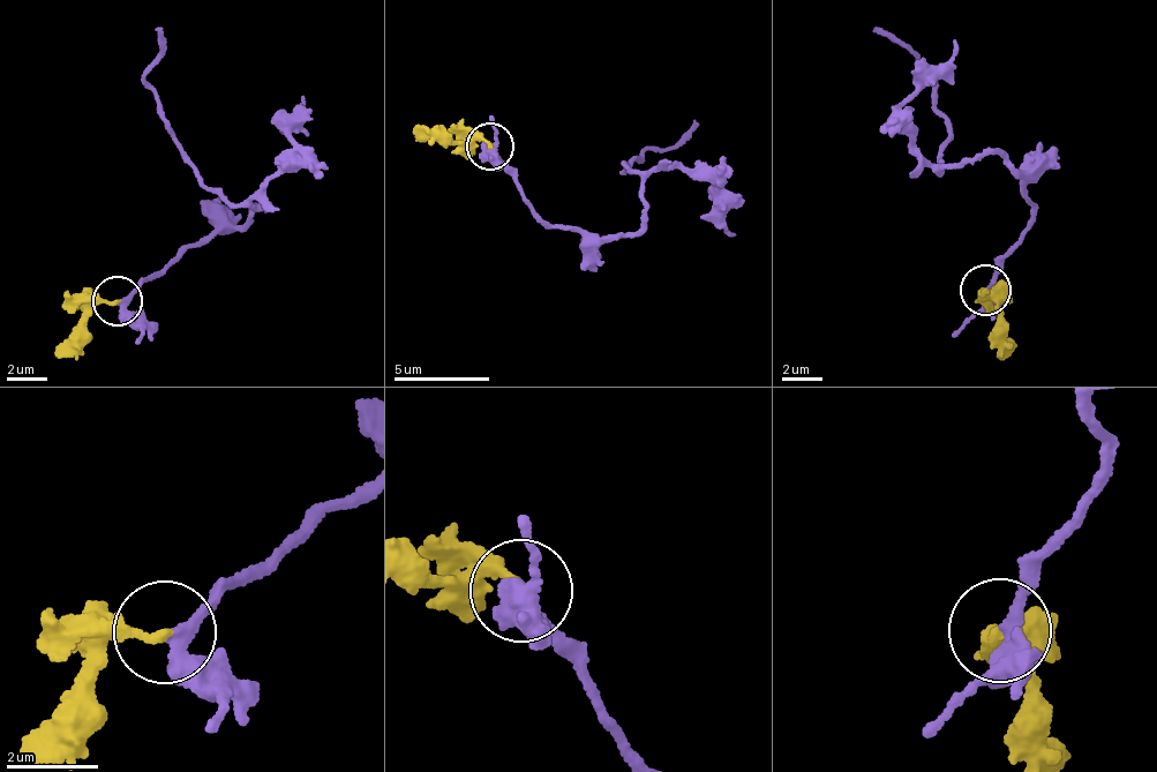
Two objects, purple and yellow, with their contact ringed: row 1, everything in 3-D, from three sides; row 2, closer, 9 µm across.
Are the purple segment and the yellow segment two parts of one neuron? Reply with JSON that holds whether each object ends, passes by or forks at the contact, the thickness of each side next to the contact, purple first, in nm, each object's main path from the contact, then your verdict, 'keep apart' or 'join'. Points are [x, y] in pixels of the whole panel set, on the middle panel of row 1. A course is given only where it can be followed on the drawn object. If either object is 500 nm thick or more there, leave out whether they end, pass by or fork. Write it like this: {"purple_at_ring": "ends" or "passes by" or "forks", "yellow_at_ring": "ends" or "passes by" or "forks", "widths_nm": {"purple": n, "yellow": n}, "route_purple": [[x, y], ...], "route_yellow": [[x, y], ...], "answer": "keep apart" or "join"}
{"purple_at_ring": "passes by", "yellow_at_ring": "ends", "widths_nm": {"purple": 320, "yellow": 200}, "route_purple": [[490, 147], [526, 205], [591, 238], [638, 230], [637, 172], [625, 163], [684, 136], [693, 119]], "route_yellow": [[490, 147], [427, 135], [414, 125]], "answer": "join"}

